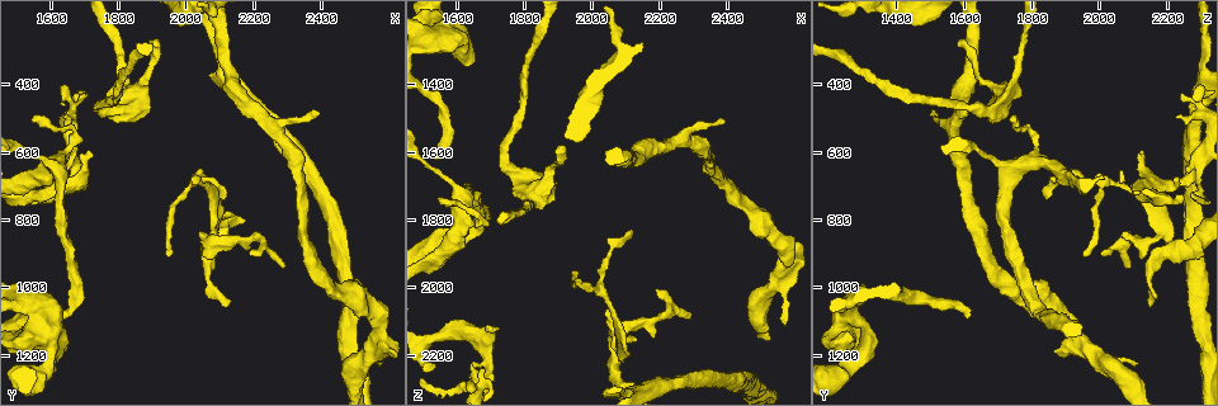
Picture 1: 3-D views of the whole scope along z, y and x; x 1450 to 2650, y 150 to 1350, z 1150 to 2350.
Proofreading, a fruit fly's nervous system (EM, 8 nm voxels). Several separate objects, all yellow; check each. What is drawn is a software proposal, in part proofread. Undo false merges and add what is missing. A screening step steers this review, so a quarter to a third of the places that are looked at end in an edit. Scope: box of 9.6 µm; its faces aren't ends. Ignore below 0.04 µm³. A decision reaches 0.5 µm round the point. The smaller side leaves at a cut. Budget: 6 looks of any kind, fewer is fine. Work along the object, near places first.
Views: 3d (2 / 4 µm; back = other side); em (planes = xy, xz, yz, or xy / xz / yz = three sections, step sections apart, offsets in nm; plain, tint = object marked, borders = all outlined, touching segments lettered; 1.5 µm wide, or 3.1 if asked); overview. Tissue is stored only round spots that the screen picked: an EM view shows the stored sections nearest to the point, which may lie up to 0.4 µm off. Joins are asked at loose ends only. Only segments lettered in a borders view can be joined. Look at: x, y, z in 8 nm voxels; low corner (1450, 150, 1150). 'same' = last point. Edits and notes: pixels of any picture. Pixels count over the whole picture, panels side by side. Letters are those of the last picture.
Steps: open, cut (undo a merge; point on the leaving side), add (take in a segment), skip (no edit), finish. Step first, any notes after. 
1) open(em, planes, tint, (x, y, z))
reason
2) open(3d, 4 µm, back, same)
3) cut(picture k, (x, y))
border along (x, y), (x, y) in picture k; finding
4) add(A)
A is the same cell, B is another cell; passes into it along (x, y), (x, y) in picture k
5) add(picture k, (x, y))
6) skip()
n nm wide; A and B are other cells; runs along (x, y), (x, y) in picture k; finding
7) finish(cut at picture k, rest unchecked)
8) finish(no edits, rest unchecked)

open(em, planes, borders, (2290, 940, 2080))

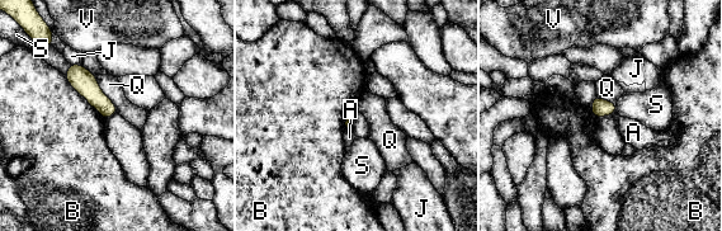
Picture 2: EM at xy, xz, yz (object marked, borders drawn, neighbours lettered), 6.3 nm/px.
skip()
A, B, J, Q, S and V are other cells; border along (94, 75), (117, 112) in picture 2; no lettered segment goes on from it

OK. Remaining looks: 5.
open(3d, 4 µm, (2390, 490, 1510))

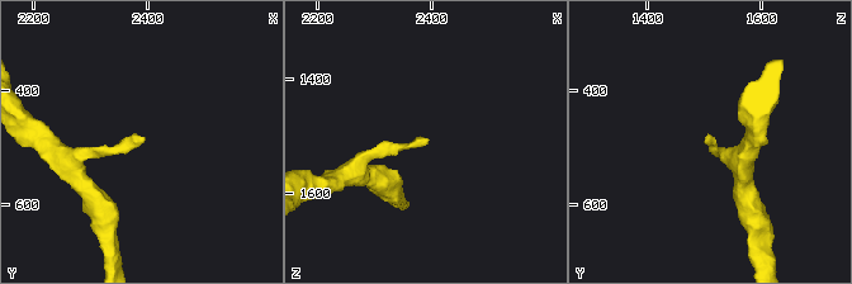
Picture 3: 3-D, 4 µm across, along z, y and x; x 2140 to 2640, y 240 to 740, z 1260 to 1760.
open(em, xz, step 8, borders, (2390, 485, 1505))

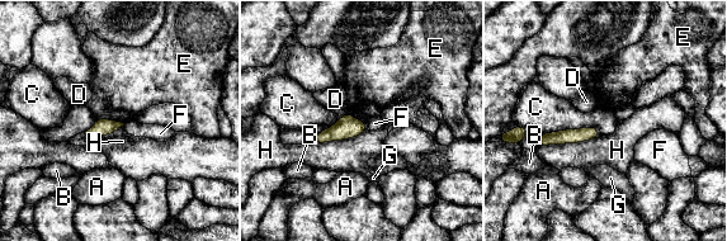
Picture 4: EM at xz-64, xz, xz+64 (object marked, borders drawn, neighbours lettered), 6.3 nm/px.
open(em, planes, borders, same)
cut it another way

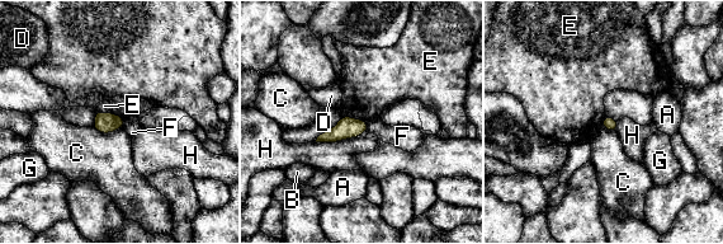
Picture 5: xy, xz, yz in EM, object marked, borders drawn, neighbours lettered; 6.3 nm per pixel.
skip()
H touches over 320 nm; A, B, C, D, E, F, G and H are other cells; no lettered segment goes on from it

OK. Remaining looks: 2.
open(3d, 2 µm, (1540, 1080, 1600))
long arm stops here

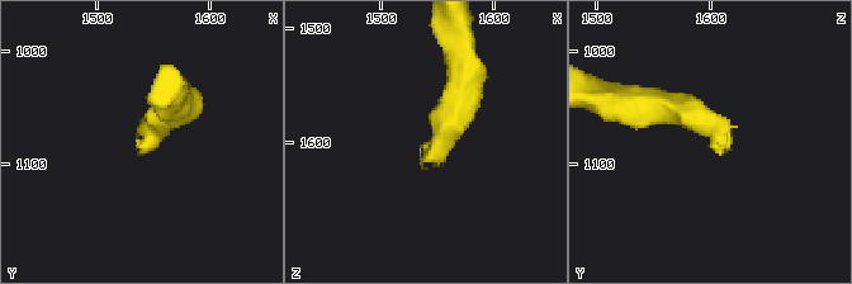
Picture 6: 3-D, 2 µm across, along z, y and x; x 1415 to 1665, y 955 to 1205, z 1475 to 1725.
open(em, planes, borders, (1538, 1082, 1602))

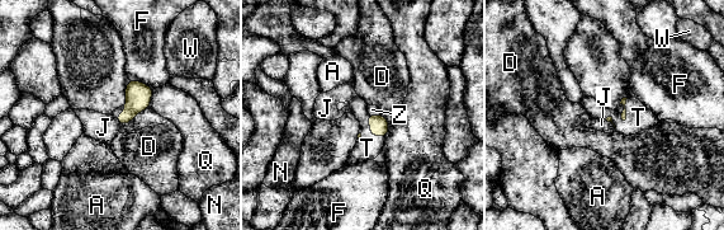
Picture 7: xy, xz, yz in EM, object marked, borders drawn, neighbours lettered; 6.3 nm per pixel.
add(T)
T is the same cell, A, D, F, J, N, Q, W and Z are other cells; the neuron continues

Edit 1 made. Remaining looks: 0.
finish(add at picture 7, rest unchecked)

